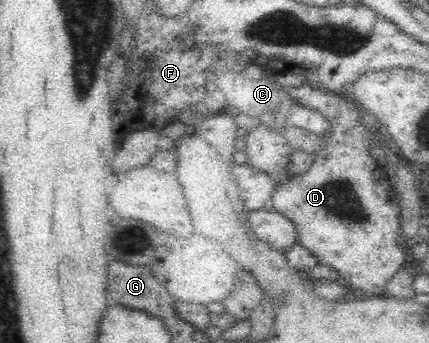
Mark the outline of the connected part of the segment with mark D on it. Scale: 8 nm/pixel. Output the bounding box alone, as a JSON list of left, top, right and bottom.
[269,85,411,295]

